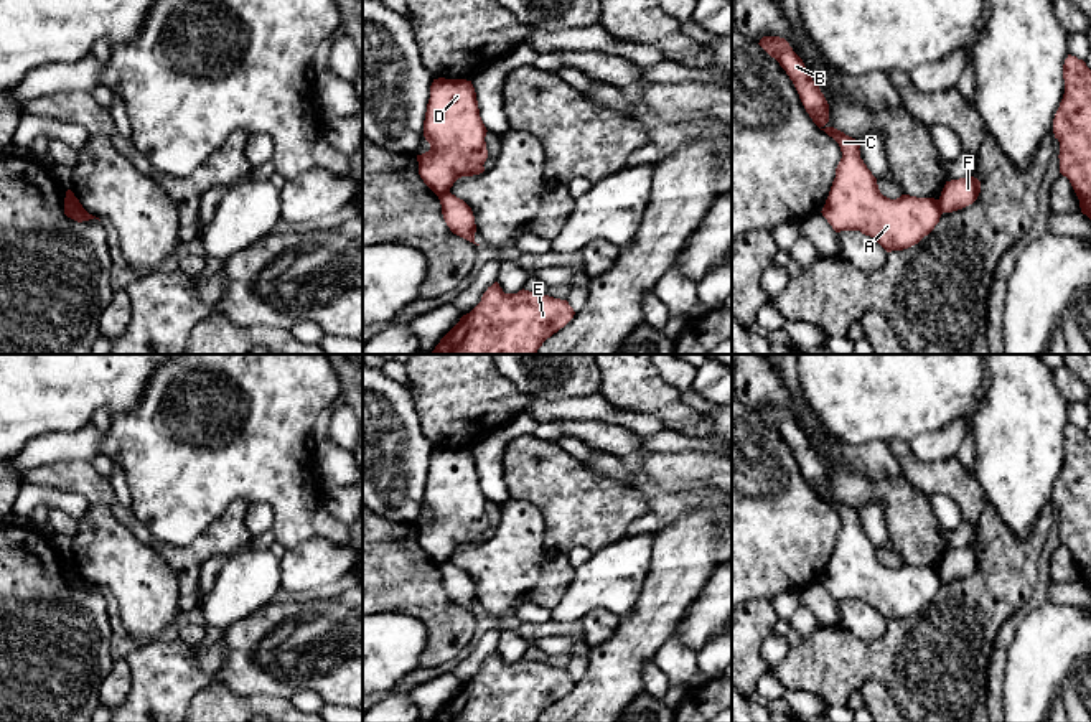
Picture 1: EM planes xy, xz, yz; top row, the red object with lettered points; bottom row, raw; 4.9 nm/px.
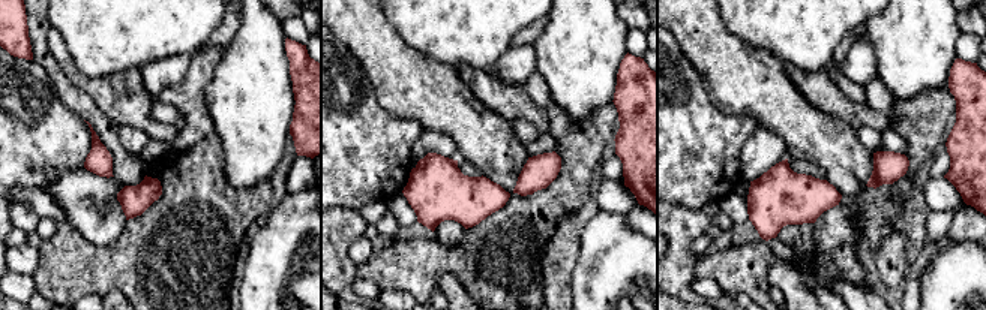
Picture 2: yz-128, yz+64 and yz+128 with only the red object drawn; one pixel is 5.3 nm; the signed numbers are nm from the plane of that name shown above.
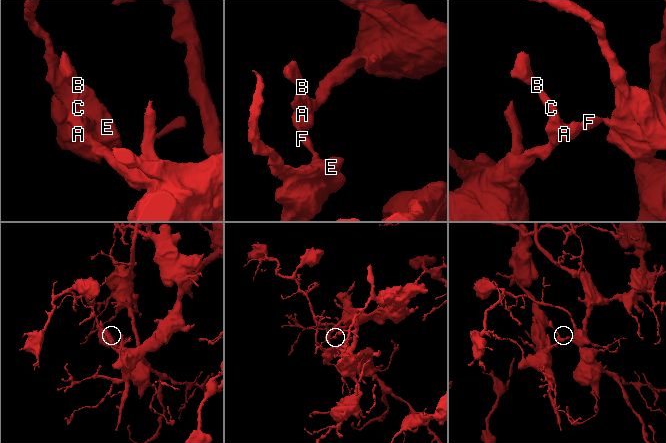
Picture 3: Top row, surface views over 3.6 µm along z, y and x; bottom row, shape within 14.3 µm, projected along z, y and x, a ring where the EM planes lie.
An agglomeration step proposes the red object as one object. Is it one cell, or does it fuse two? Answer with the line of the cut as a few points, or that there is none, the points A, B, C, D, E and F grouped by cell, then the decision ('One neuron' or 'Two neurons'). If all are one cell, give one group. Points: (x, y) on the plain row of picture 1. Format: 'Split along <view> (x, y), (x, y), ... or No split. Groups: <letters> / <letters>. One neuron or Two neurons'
Split along yz (936, 569), (941, 582). Groups: A B C D / E F. Two neurons

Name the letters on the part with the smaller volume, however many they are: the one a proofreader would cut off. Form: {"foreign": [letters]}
{"foreign": ["E", "F"]}

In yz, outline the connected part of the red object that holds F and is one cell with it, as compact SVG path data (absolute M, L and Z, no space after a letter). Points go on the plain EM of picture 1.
M974 546L946 551L938 574L941 582L953 582L972 574L981 562L981 551Z

